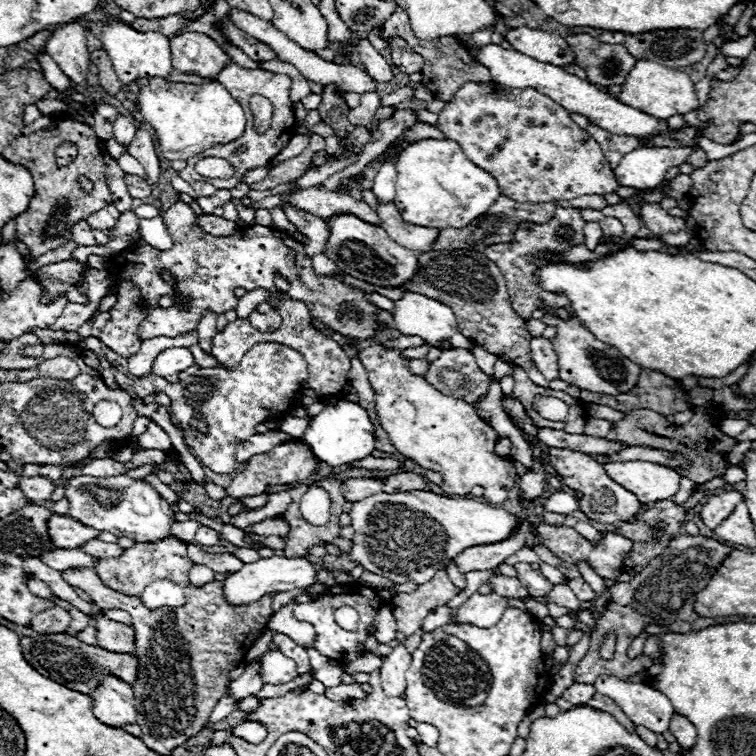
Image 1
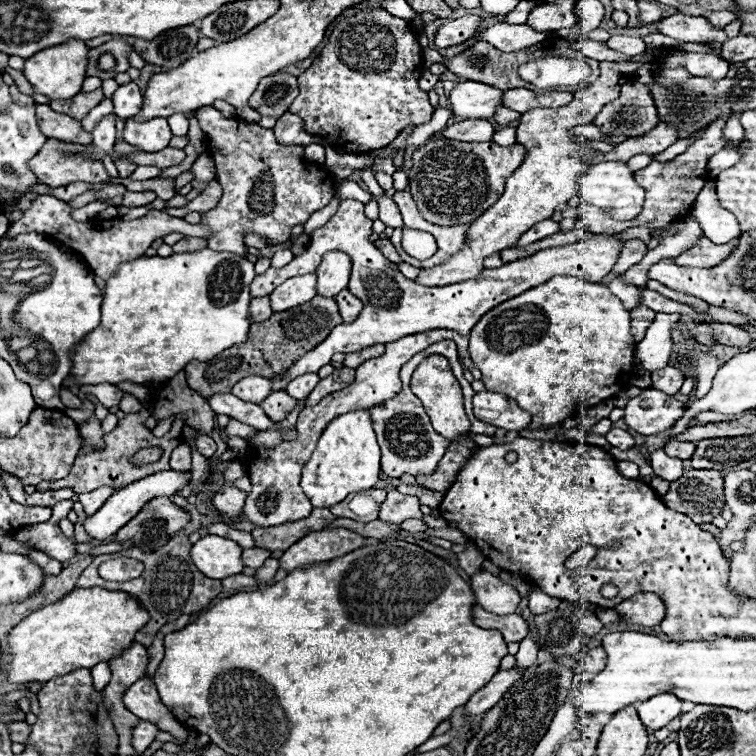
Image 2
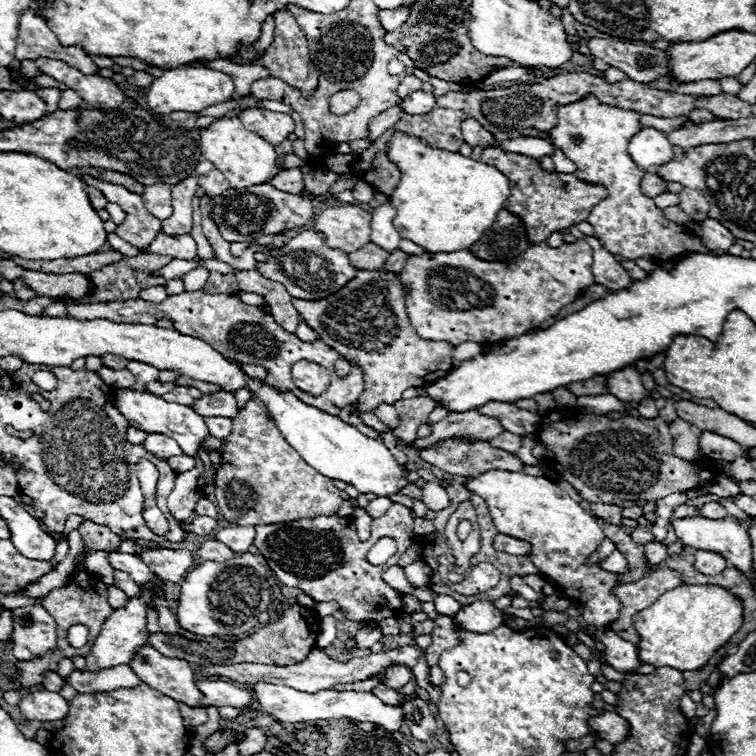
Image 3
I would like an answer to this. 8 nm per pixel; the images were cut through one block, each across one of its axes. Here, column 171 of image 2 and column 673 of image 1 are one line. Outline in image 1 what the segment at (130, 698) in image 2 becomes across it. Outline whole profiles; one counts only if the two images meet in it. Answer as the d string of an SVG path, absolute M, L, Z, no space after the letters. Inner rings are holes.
M674 714L670 720L670 732L676 736L678 744L682 748L692 748L696 744L696 728L694 724L690 724L688 718Z

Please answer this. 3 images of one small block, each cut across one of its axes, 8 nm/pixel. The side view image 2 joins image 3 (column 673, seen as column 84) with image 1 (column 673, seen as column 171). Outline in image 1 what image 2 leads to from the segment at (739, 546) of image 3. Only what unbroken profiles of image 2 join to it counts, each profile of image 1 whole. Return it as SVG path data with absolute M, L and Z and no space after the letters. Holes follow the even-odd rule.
M634 460L634 462L604 464L604 470L620 486L634 492L634 496L642 504L654 504L658 500L668 500L678 492L680 474L666 466Z

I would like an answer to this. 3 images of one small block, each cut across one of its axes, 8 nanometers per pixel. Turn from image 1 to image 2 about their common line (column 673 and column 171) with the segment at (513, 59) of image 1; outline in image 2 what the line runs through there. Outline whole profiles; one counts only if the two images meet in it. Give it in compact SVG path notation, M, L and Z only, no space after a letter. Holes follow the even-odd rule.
M152 118L146 122L126 120L124 142L136 148L142 148L146 152L158 152L162 148L168 148L170 138L172 138L172 132L168 128L166 118Z

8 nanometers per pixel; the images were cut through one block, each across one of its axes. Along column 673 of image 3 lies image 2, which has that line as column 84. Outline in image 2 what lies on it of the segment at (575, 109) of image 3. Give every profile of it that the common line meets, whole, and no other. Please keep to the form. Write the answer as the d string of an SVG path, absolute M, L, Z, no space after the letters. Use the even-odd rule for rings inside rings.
M38 196L36 200L32 200L30 208L22 210L22 218L10 224L6 234L10 238L14 238L18 234L28 234L28 232L44 234L56 244L60 240L60 244L64 244L66 248L72 248L78 254L82 254L82 258L88 262L88 266L94 270L94 274L98 278L108 280L118 270L118 264L144 256L146 248L150 248L156 238L164 238L170 232L180 232L184 236L202 236L204 238L208 234L208 228L200 226L200 224L188 224L184 218L174 218L162 210L150 210L146 216L130 221L113 218L76 222L72 218L72 206L70 204L66 204L54 196Z

